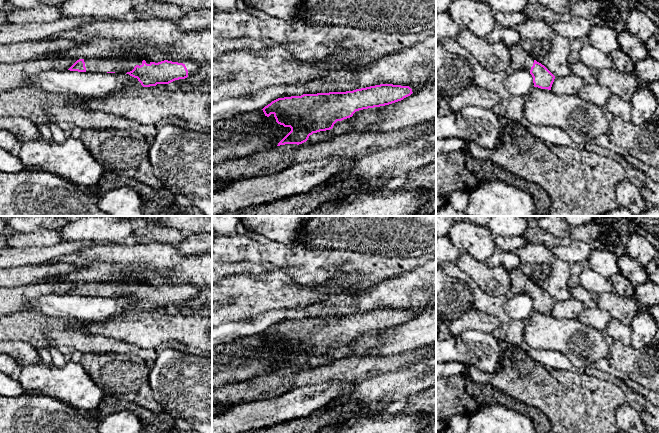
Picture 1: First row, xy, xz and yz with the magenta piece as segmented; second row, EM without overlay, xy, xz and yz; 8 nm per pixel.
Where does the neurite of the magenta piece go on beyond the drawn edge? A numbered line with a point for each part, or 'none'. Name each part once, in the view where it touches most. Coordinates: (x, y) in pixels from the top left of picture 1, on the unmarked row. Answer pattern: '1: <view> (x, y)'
1: xy (95, 288)

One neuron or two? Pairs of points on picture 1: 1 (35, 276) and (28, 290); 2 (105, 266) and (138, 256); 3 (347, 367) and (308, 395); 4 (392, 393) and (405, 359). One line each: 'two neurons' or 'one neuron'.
1: two neurons
2: one neuron
3: two neurons
4: two neurons

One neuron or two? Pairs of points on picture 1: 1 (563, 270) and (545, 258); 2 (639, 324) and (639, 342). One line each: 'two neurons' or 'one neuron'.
1: one neuron
2: one neuron

